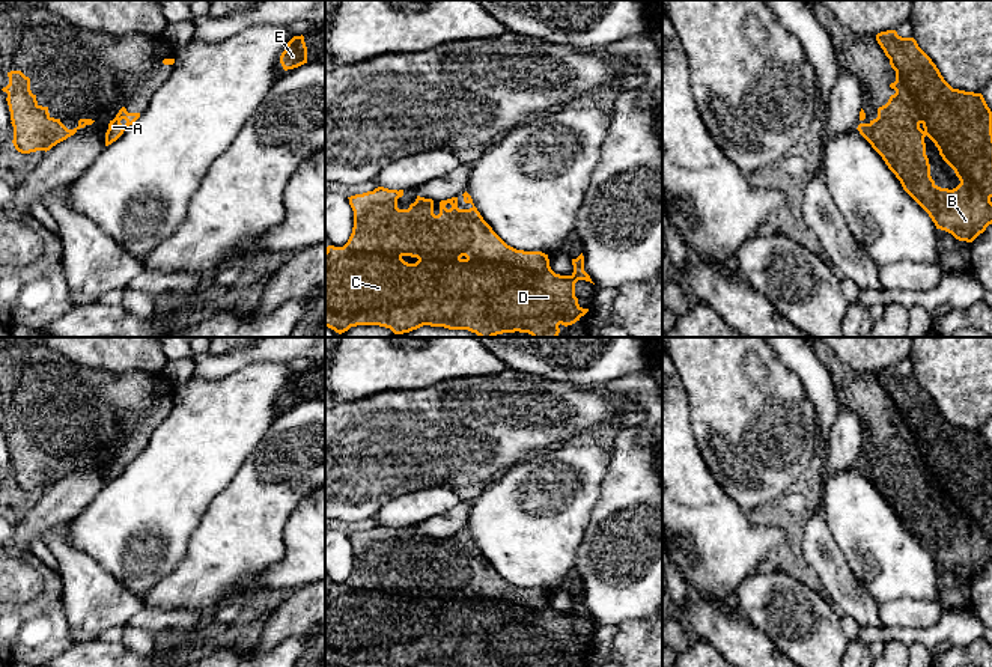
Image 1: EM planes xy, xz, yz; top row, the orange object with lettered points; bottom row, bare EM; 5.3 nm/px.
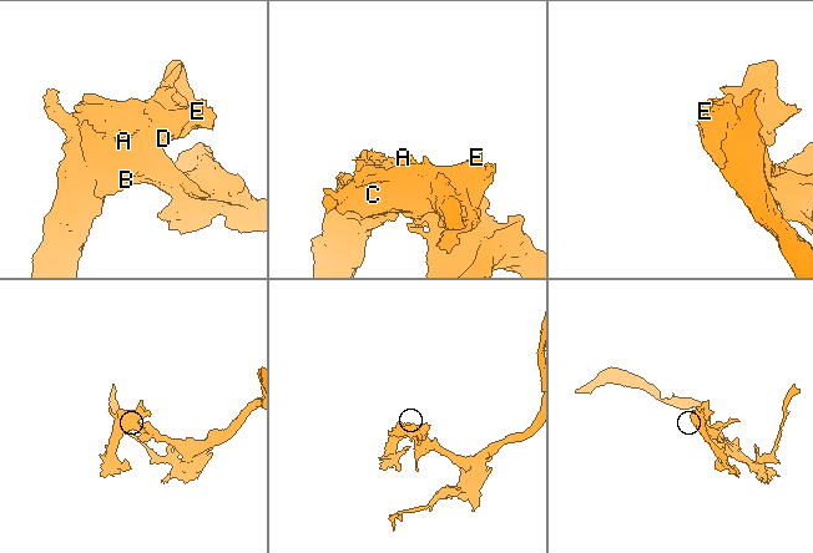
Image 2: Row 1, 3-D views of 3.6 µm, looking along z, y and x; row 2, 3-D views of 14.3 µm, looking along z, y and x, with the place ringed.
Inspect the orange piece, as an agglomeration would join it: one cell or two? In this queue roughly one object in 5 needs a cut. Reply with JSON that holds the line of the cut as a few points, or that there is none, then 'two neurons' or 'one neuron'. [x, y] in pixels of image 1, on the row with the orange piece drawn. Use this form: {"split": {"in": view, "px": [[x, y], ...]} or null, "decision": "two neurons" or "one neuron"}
{"split": null, "decision": "one neuron"}

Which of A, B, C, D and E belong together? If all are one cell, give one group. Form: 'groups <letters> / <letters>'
groups A B C D E

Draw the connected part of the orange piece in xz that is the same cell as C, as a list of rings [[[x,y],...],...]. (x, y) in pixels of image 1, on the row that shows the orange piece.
[[[378,187],[373,191],[355,194],[348,197],[349,205],[354,211],[354,227],[348,242],[343,247],[328,245],[325,250],[325,327],[342,334],[351,327],[357,325],[379,325],[390,328],[394,334],[409,333],[423,325],[444,327],[449,330],[468,330],[476,333],[479,337],[494,337],[503,333],[528,333],[533,337],[557,337],[560,333],[558,325],[572,325],[584,316],[589,309],[583,309],[575,297],[575,283],[578,280],[592,282],[590,276],[584,271],[583,253],[572,259],[574,273],[571,276],[555,274],[549,266],[548,254],[542,251],[524,251],[507,245],[483,220],[480,212],[473,203],[471,196],[465,191],[464,202],[471,203],[470,209],[458,208],[458,197],[452,197],[440,202],[440,214],[434,214],[434,200],[417,196],[415,202],[408,209],[397,208],[397,199],[403,196],[403,190],[388,190]]]

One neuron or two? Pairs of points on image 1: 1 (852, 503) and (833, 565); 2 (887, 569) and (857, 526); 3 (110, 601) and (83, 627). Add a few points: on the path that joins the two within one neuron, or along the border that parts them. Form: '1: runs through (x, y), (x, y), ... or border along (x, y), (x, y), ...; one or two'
1: border along (822, 514), (831, 538), (855, 577); two
2: runs through (887, 559), (867, 536); one
3: runs through (104, 606), (89, 621); one

